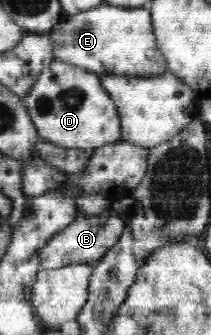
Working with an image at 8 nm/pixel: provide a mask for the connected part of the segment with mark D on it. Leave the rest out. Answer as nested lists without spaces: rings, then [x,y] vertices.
[[[54,60],[37,76],[32,87],[25,93],[23,100],[37,133],[46,142],[90,151],[102,144],[121,140],[121,121],[115,103],[104,86],[101,85],[100,76],[90,70]]]

